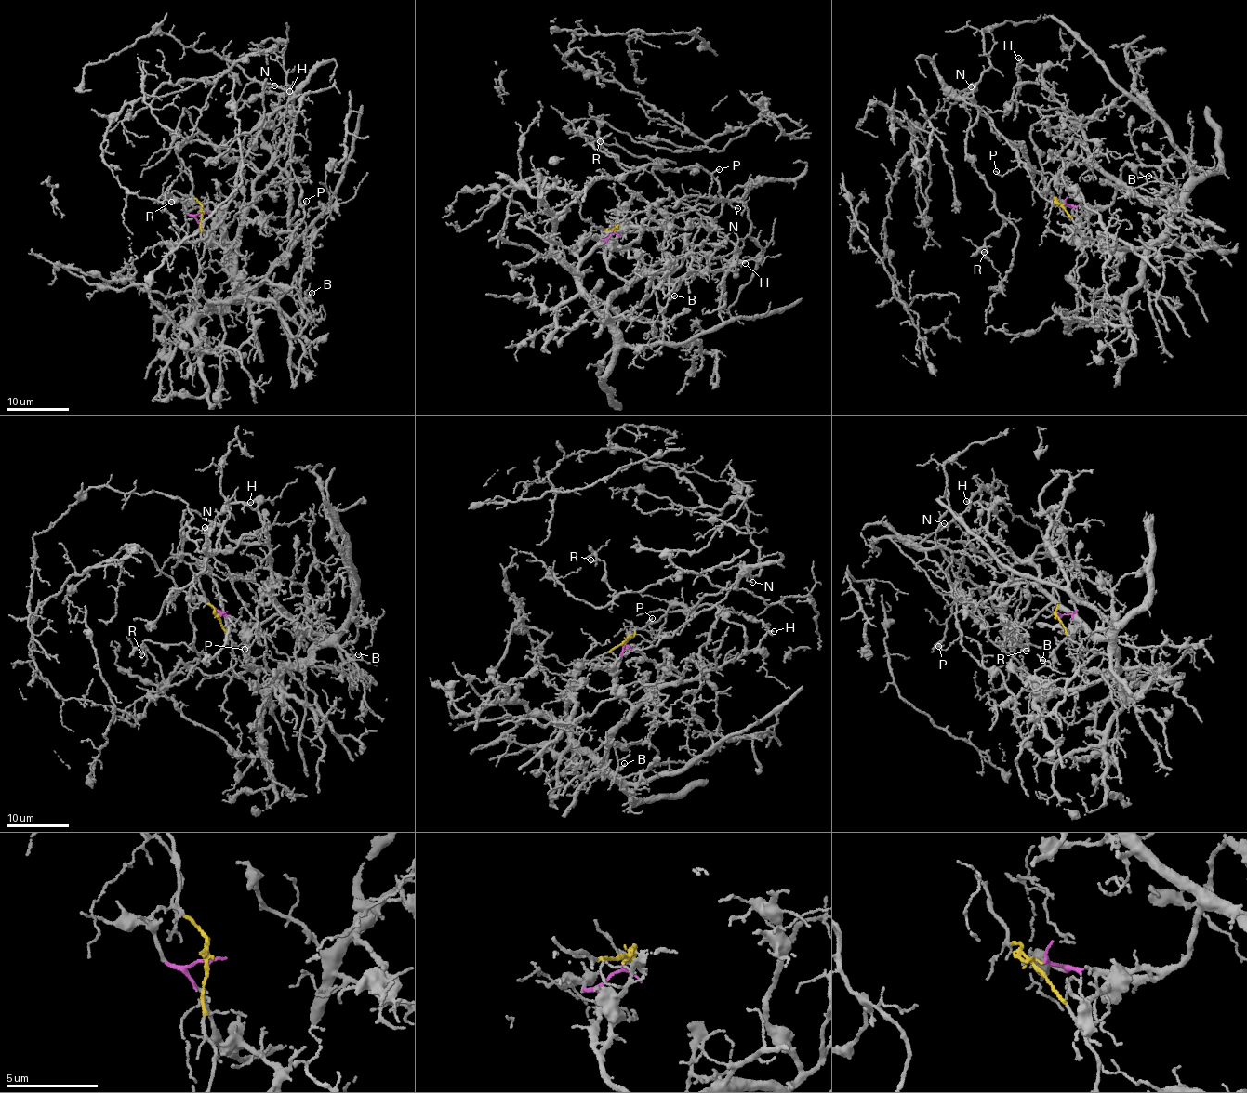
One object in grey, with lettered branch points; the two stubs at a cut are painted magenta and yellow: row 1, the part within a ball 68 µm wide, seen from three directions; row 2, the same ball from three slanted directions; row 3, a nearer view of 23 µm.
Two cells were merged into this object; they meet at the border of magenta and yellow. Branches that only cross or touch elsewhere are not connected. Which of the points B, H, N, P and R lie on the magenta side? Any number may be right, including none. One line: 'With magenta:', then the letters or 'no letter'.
With magenta: B, H

